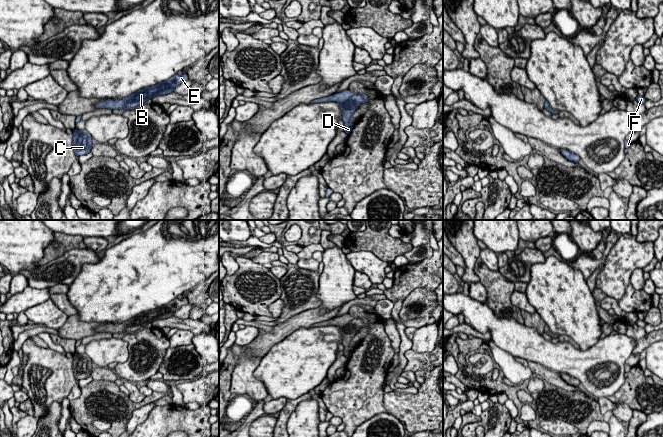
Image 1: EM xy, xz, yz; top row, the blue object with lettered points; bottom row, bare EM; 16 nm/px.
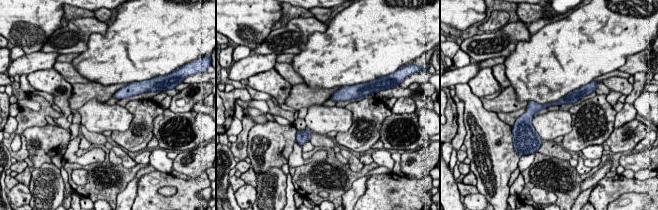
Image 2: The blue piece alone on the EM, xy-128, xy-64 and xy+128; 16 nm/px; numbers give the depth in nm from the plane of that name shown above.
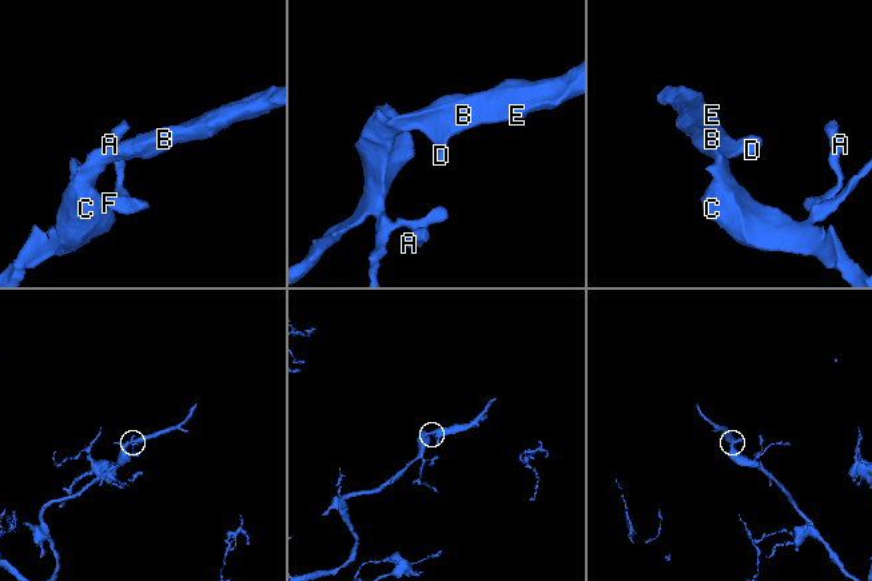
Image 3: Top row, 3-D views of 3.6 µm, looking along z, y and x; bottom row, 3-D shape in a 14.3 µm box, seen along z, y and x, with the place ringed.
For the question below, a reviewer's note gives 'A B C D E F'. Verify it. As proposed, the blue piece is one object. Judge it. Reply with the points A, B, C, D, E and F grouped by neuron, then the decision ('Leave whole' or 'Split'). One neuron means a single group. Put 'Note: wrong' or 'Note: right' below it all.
Groups: A B C D E F. Leave whole
Note: right

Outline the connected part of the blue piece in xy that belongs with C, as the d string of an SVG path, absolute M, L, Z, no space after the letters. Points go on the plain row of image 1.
M76 352L73 354L73 373L75 380L85 379L91 376L92 360L86 355L78 355Z

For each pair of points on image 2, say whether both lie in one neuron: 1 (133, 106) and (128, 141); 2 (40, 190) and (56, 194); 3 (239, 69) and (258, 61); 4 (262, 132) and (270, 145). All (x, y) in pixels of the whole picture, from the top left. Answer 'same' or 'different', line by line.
1: same
2: same
3: same
4: same

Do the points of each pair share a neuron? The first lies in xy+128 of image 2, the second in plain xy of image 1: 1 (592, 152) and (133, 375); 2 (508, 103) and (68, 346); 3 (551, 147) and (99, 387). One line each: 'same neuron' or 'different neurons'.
1: different neurons
2: different neurons
3: different neurons

